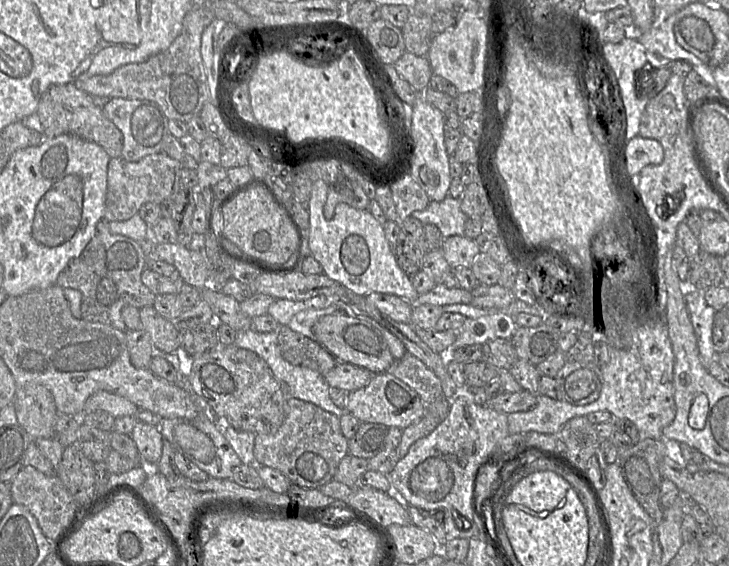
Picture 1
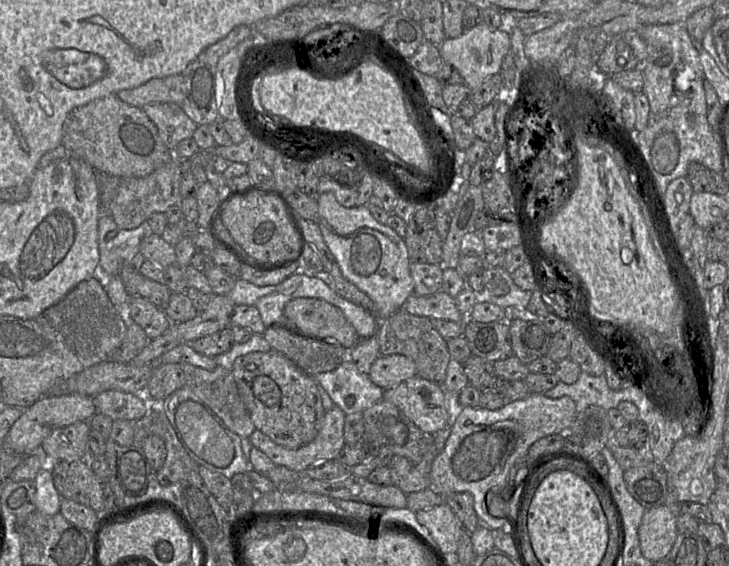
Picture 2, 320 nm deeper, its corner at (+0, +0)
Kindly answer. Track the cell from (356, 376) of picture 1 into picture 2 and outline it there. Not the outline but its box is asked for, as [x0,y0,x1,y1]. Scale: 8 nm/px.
[368,355,416,390]

